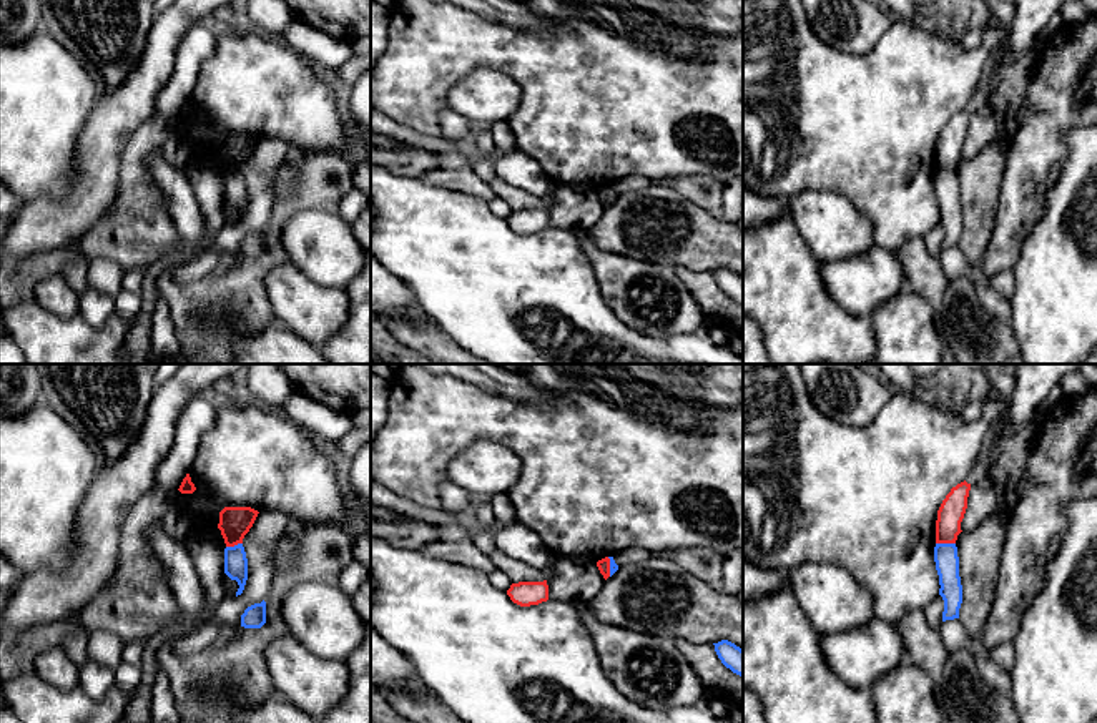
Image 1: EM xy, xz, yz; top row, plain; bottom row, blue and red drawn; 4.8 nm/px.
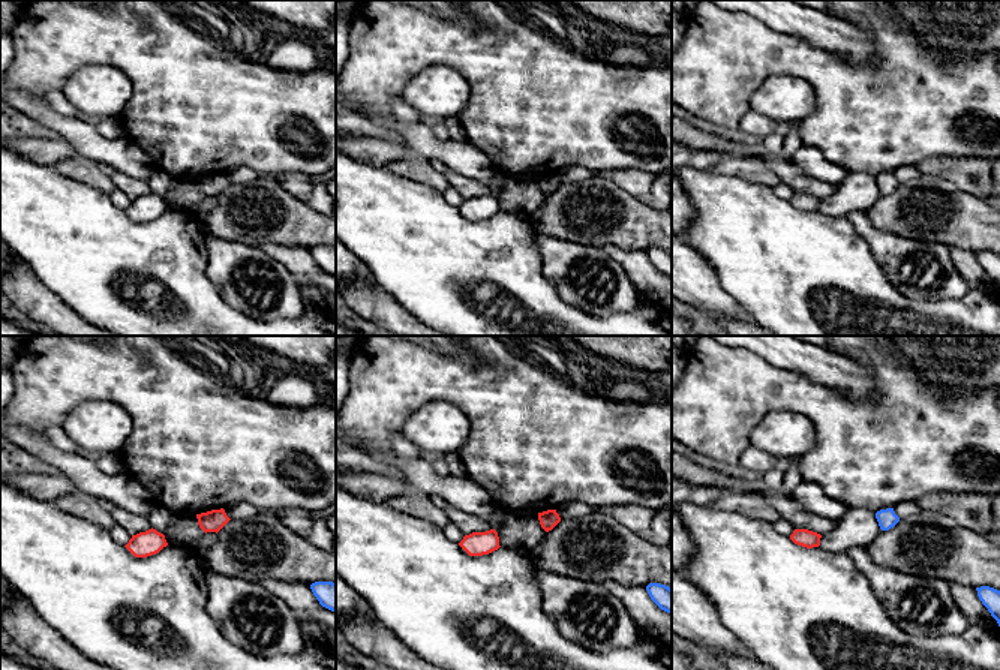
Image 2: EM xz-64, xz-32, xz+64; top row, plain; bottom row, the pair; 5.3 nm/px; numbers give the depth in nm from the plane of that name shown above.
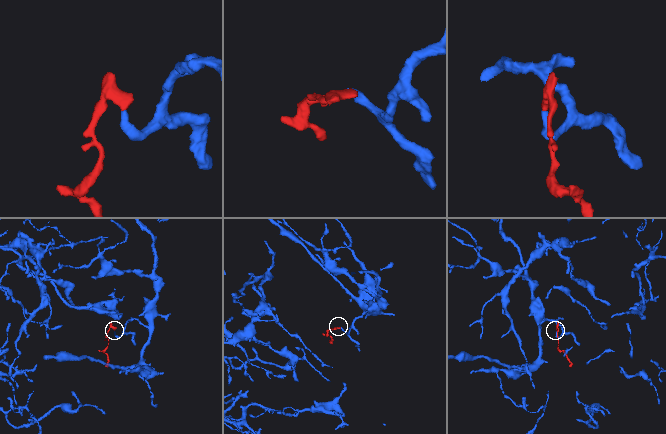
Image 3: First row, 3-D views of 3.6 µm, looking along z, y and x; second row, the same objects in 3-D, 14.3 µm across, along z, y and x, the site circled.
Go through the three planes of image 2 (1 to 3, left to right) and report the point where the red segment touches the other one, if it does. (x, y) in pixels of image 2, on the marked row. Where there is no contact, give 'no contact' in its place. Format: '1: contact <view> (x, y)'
1: no contact
2: no contact
3: no contact

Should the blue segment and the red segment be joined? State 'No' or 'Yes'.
Yes

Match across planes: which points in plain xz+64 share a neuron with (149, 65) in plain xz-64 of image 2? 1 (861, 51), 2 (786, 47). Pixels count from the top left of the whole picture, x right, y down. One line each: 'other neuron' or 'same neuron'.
1: other neuron
2: same neuron

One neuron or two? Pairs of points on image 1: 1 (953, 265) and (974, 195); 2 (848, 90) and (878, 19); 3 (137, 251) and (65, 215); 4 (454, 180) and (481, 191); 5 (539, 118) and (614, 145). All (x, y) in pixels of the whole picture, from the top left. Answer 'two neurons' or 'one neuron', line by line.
1: two neurons
2: two neurons
3: two neurons
4: one neuron
5: one neuron

